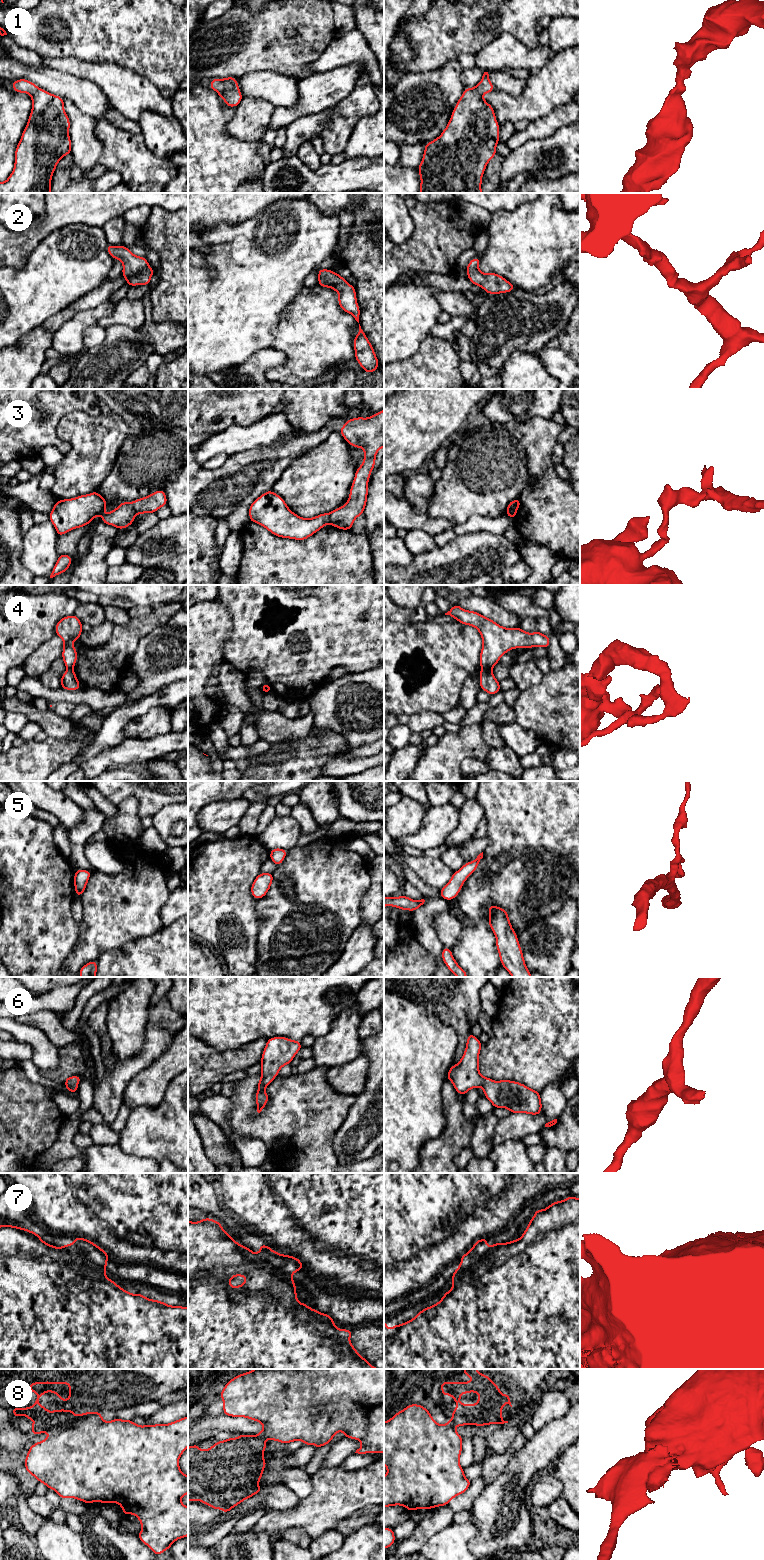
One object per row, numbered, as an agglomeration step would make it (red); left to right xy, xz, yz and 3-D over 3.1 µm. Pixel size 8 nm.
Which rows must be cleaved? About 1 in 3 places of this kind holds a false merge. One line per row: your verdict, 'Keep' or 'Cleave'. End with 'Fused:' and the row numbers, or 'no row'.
1: Keep
2: Keep
3: Cleave
4: Cleave
5: Keep
6: Keep
7: Cleave
8: Cleave
Fused: 3, 4, 7, 8

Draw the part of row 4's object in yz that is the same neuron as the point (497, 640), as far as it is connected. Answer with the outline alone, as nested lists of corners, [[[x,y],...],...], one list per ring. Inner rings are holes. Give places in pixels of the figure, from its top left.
[[[455,604],[445,615],[479,631],[483,641],[480,652],[480,666],[483,670],[492,670],[509,650],[533,647],[548,649],[550,645],[549,637],[539,631],[528,633],[519,627],[502,627],[478,612],[462,609],[458,604]]]

